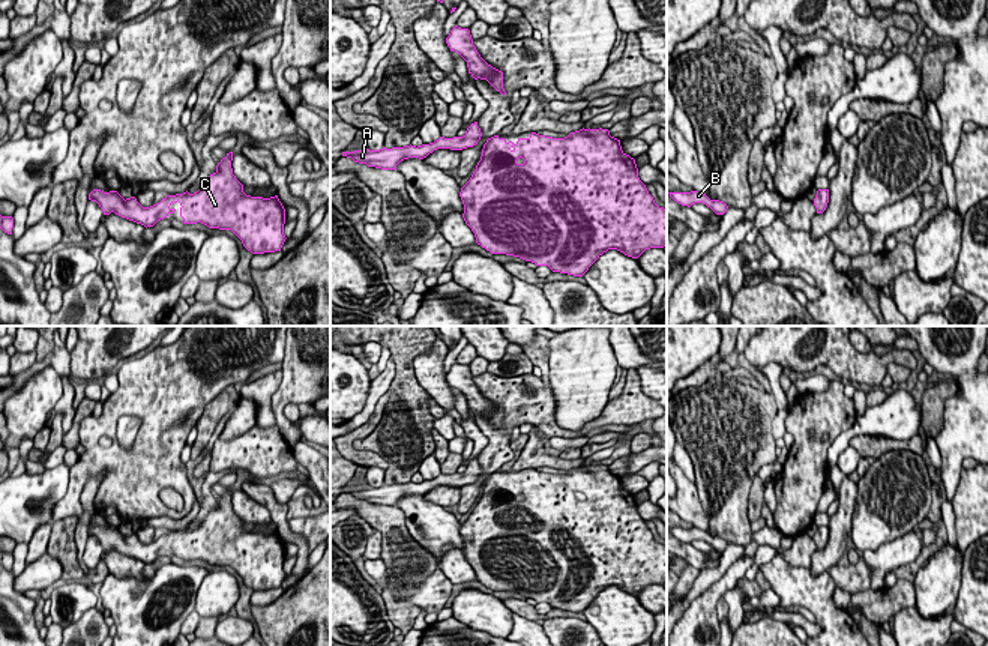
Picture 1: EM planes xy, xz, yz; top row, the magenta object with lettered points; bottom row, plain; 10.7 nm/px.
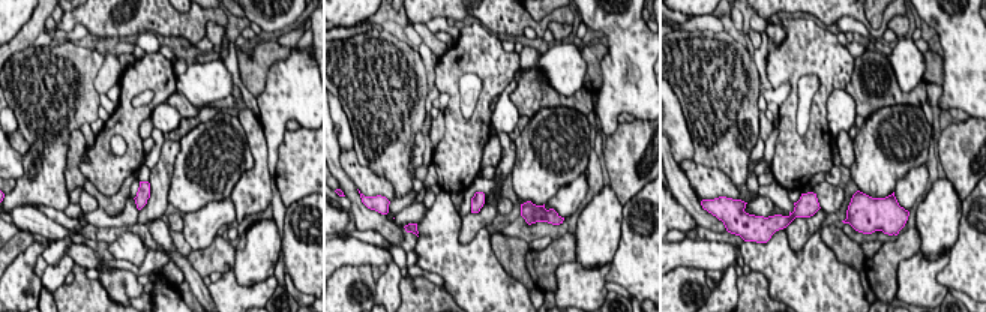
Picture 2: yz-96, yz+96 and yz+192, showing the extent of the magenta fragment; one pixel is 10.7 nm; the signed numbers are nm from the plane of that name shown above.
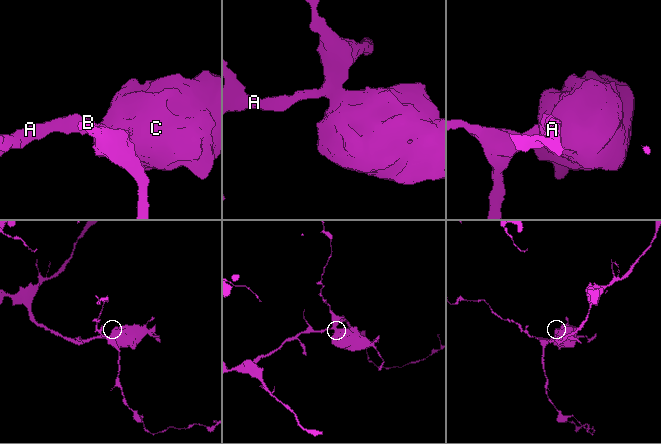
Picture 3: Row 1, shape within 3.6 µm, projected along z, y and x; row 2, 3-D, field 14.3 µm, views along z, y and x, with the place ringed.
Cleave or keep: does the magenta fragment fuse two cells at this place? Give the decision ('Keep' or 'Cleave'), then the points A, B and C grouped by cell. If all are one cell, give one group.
Keep. Groups: A B C

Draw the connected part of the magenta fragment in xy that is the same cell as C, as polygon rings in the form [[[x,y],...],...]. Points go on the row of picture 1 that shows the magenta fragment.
[[[233,152],[221,159],[216,165],[216,171],[206,179],[197,192],[189,194],[186,191],[183,194],[167,195],[150,207],[143,207],[135,197],[125,200],[117,191],[104,192],[101,189],[93,189],[89,194],[89,200],[96,201],[104,215],[114,212],[122,218],[144,225],[146,228],[153,227],[158,221],[174,213],[176,209],[171,209],[170,206],[179,201],[182,206],[180,216],[183,218],[183,224],[201,222],[209,228],[231,230],[252,254],[281,251],[287,239],[284,234],[285,209],[282,203],[278,195],[270,198],[246,195],[243,192],[243,185],[233,174],[231,161]]]

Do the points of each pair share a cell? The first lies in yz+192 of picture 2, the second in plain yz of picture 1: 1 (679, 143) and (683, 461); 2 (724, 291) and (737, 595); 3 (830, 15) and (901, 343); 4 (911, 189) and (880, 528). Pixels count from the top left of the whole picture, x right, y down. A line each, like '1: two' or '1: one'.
1: one
2: one
3: two
4: two

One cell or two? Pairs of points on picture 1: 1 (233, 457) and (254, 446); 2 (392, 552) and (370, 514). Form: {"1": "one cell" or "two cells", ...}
{"1": "one cell", "2": "one cell"}

